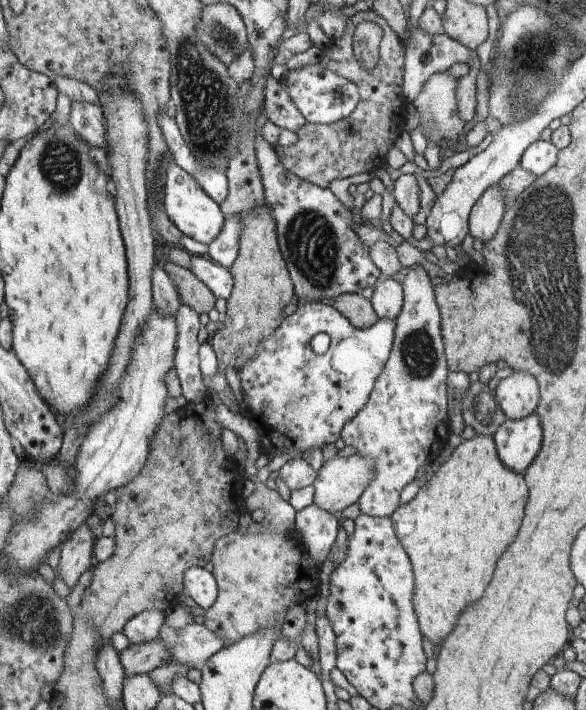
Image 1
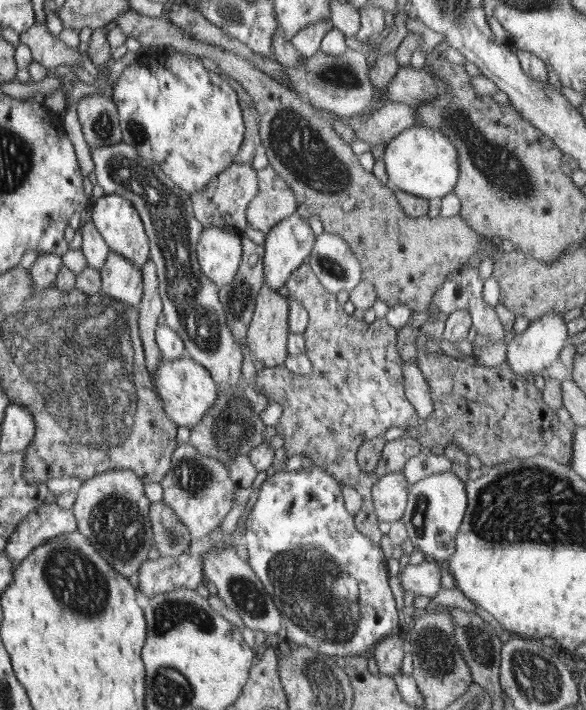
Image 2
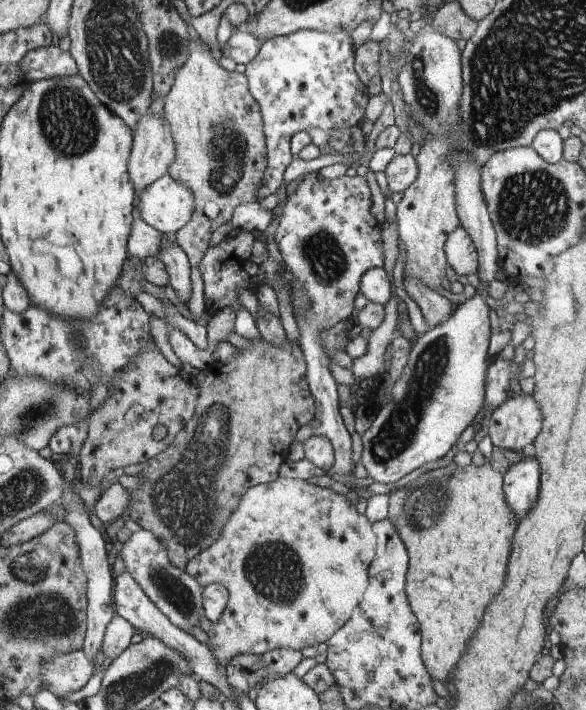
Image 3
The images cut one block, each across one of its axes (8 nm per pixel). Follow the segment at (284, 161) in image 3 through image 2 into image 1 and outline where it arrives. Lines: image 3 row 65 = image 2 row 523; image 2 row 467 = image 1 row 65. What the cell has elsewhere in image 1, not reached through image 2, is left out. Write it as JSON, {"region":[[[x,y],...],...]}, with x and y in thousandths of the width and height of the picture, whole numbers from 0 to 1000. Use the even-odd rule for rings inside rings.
{"region":[[[546,90],[491,99],[481,114],[495,141],[536,175],[567,175],[599,163],[613,148],[613,121]]]}

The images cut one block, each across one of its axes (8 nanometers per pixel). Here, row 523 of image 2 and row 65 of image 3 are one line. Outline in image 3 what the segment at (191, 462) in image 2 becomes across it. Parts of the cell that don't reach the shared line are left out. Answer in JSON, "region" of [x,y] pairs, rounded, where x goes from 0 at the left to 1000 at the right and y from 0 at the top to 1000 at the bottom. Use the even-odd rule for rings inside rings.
{"region":[[[343,54],[324,56],[321,87],[304,99],[290,130],[282,135],[280,163],[290,175],[299,203],[297,228],[287,244],[321,262],[333,276],[326,310],[297,331],[319,356],[326,377],[346,369],[355,338],[365,327],[358,307],[348,301],[352,285],[382,290],[372,296],[403,296],[413,285],[437,283],[437,259],[456,241],[454,200],[447,189],[442,145],[423,130],[420,106],[382,97],[362,79]]]}

